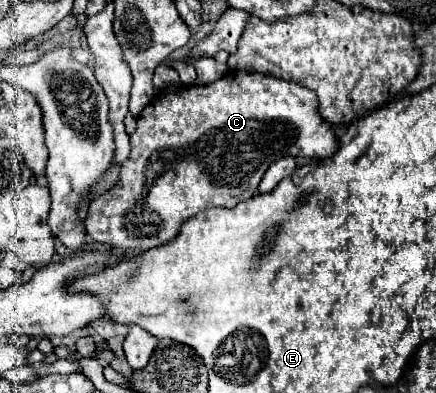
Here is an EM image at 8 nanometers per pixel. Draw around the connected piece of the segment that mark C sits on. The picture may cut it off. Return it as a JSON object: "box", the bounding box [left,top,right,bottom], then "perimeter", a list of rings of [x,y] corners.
{"box":[86,71,338,253],"perimeter":[[[230,71],[214,83],[156,97],[138,117],[138,129],[130,135],[130,143],[132,155],[128,163],[122,163],[120,183],[94,199],[86,227],[90,239],[132,253],[172,241],[180,225],[202,209],[214,205],[232,207],[238,201],[254,197],[266,169],[276,159],[328,159],[338,149],[336,133],[322,119],[314,91],[292,81],[252,71]]]}

